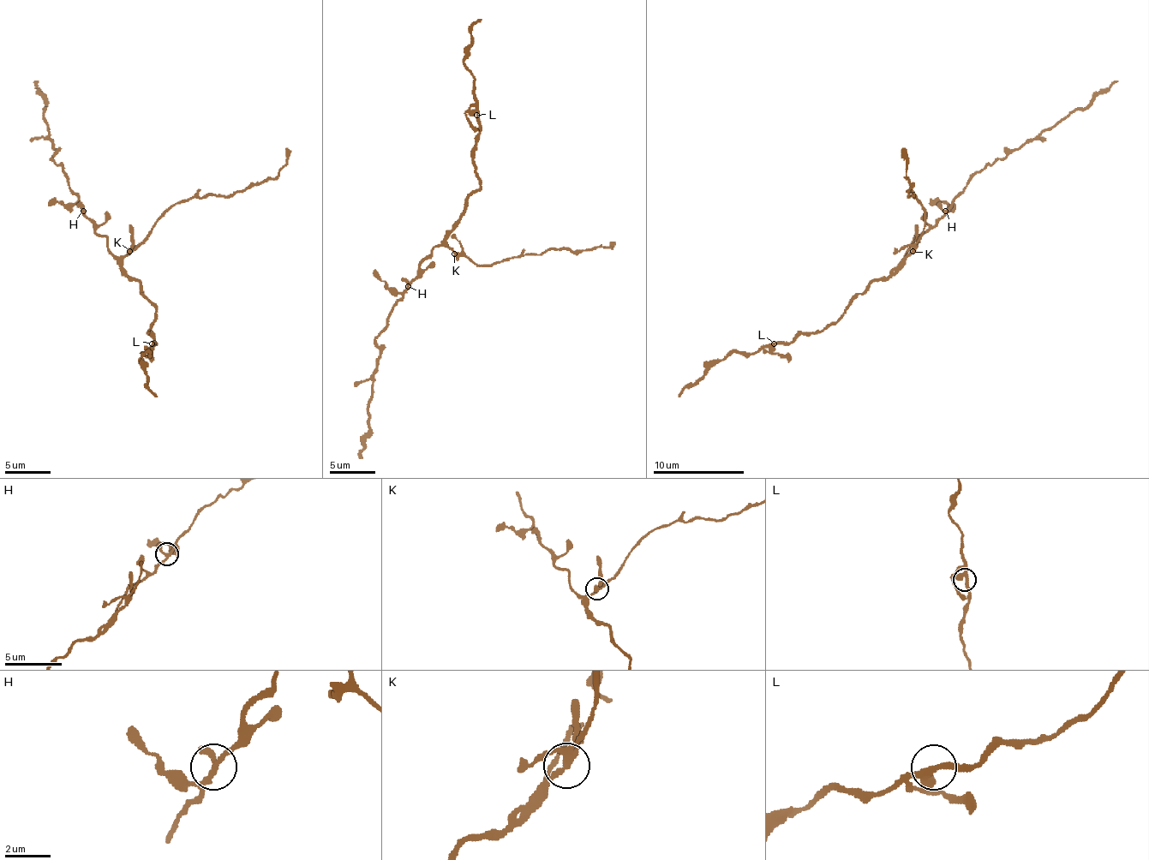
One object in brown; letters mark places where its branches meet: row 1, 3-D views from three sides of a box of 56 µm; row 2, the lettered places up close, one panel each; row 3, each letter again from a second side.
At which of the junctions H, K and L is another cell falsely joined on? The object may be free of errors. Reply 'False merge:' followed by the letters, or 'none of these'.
False merge: none of these

